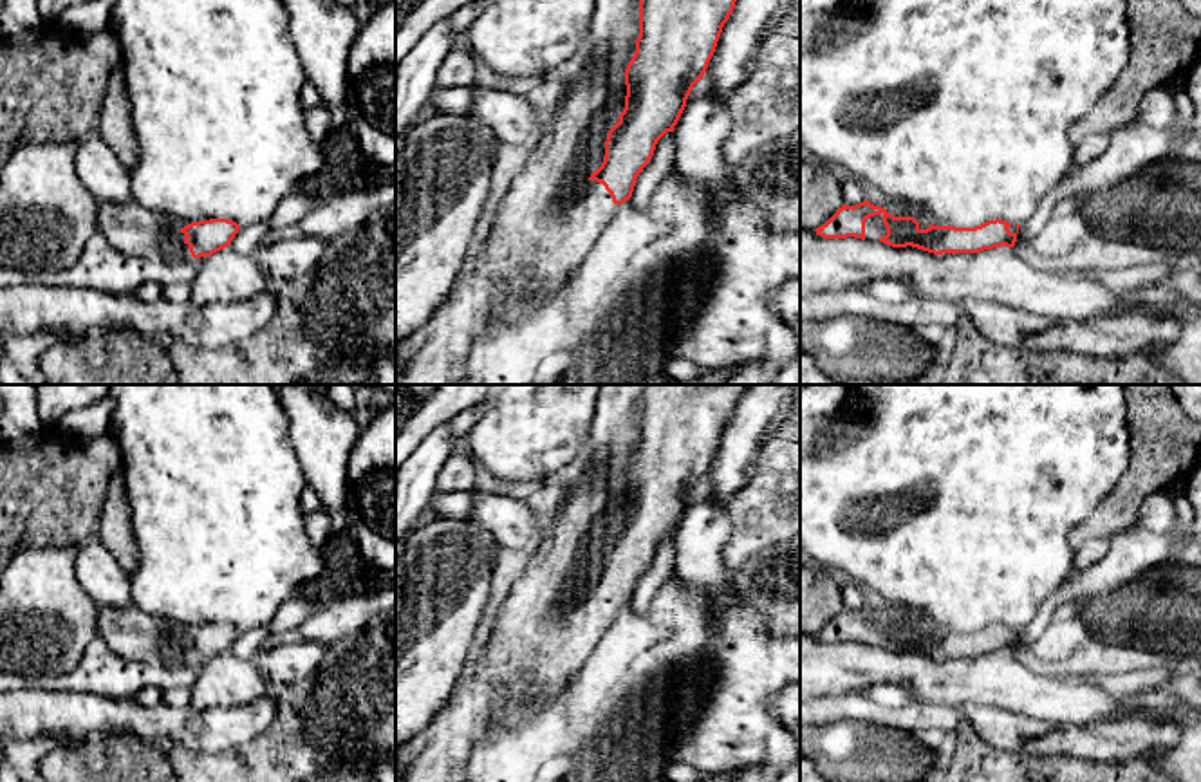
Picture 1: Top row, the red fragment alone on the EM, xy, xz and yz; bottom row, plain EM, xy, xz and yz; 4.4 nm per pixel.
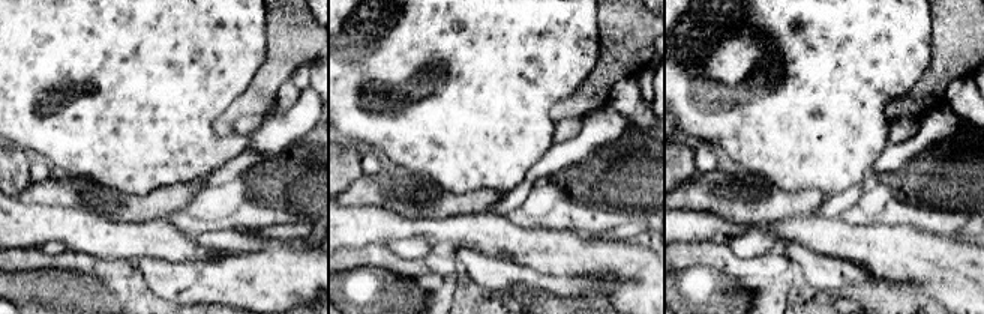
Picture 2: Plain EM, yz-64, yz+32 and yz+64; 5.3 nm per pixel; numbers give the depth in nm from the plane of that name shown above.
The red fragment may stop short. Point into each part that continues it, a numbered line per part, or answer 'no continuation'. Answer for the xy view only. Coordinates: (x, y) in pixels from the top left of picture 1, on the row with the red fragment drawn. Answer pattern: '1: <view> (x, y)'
no continuation

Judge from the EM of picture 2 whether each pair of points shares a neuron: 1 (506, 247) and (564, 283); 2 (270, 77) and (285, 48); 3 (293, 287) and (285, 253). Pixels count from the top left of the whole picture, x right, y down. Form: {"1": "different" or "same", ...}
{"1": "different", "2": "same", "3": "same"}

